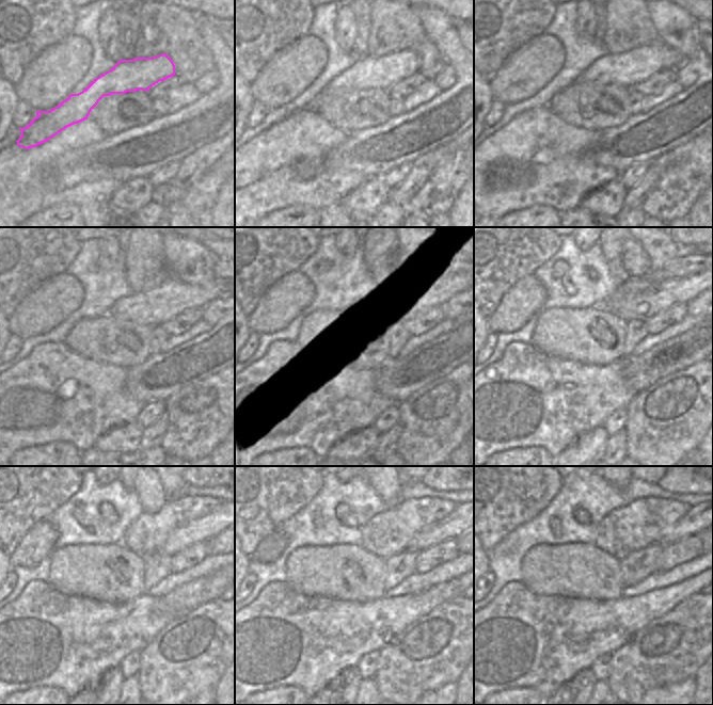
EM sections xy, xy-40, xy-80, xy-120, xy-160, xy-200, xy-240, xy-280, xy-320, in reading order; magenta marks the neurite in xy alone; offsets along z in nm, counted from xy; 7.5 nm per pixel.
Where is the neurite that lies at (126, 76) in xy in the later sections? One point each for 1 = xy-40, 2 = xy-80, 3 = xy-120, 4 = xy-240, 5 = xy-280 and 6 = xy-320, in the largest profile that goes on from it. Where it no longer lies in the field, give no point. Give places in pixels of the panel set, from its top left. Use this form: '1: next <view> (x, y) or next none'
1: next xy-40 (367, 73)
2: next xy-80 (627, 69)
3: next xy-120 (154, 307)
4: next xy-240 (204, 529)
5: next xy-280 (450, 527)
6: next xy-320 (691, 524)

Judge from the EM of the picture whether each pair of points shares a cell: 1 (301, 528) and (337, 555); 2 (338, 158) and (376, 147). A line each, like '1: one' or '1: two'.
1: two
2: one

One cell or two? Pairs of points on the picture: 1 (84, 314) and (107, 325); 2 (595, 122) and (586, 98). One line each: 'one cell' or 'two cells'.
1: two cells
2: one cell

